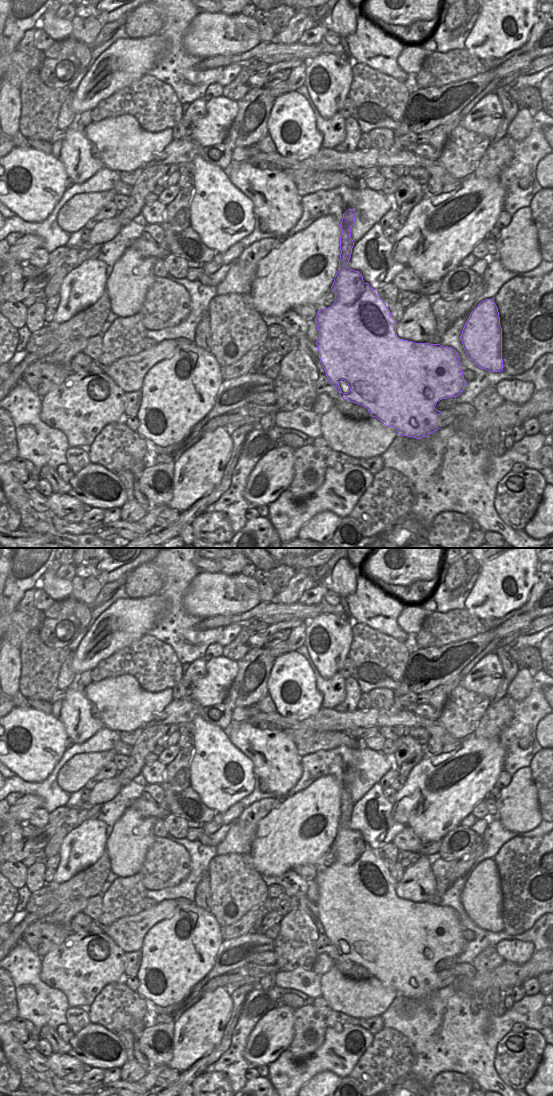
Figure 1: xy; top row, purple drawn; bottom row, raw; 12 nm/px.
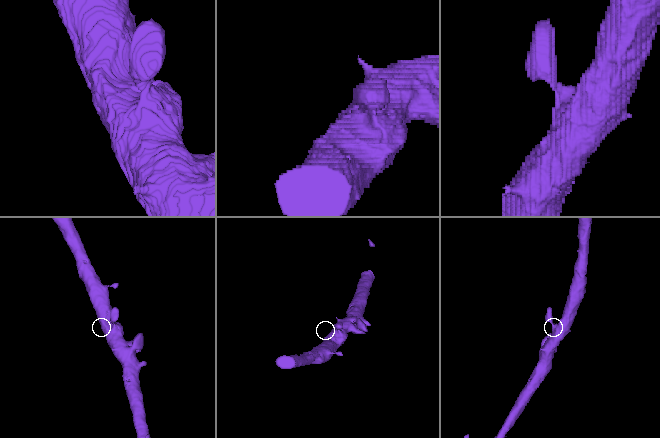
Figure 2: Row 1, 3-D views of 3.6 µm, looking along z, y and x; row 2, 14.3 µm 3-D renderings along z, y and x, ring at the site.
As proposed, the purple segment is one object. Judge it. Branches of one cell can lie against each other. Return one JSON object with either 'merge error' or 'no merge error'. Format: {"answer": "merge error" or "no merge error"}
{"answer": "no merge error"}

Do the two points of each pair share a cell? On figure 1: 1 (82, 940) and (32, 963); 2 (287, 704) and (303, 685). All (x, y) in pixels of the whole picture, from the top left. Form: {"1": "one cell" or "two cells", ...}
{"1": "two cells", "2": "one cell"}

